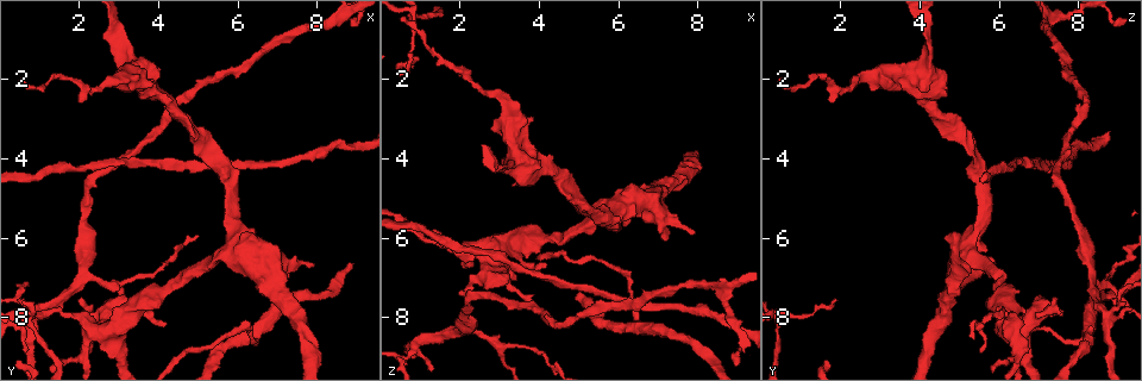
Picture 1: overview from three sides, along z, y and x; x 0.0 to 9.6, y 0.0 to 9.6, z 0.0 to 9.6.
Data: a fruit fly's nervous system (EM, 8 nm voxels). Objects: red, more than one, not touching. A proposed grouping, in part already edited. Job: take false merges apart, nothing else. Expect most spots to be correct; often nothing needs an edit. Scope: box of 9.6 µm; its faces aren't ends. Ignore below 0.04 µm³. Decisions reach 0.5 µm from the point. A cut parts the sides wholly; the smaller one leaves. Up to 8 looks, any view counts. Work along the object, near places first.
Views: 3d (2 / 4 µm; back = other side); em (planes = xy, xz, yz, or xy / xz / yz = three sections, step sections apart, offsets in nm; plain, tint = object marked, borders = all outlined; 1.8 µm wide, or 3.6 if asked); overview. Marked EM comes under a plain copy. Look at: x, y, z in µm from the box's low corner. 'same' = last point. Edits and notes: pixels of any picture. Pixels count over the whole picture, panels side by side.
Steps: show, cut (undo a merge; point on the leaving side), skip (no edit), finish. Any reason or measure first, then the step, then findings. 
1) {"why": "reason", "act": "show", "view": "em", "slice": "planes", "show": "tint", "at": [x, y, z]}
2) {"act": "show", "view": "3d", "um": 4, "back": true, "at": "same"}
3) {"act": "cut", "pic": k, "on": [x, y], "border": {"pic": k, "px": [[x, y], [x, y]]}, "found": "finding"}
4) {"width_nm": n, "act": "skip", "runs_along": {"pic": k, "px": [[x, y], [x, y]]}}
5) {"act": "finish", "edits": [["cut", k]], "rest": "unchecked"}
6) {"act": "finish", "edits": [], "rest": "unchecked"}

{"why": "sudden change in width", "act": "show", "view": "em", "slice": "xy", "step": 16, "show": "borders", "at": [2.90, 7.20, 8.75]}

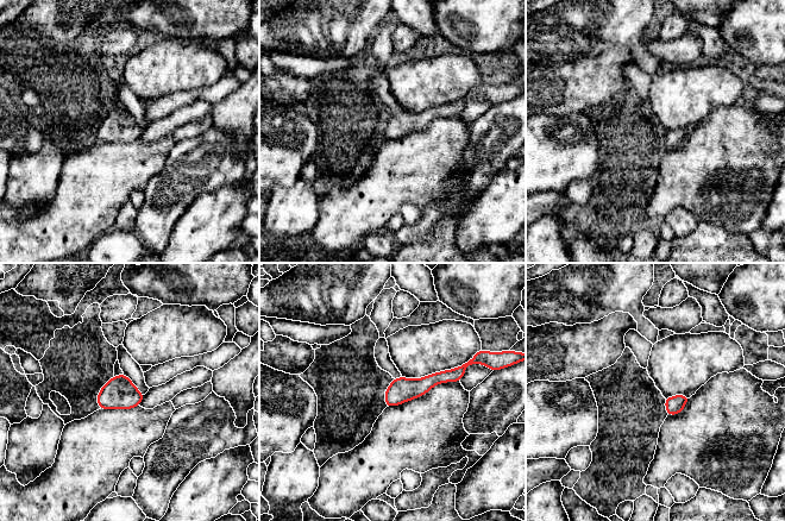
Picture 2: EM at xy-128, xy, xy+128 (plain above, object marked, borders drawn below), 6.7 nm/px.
{"width_nm": 90, "act": "skip", "runs_along": {"pic": 2, "px": [[459, 371], [402, 389], [388, 401]]}, "found": "continuous, no second cell"}

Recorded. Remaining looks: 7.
{"why": "sharp bend", "act": "show", "view": "3d", "um": 4, "back": true, "at": [2.75, 8.30, 6.30]}

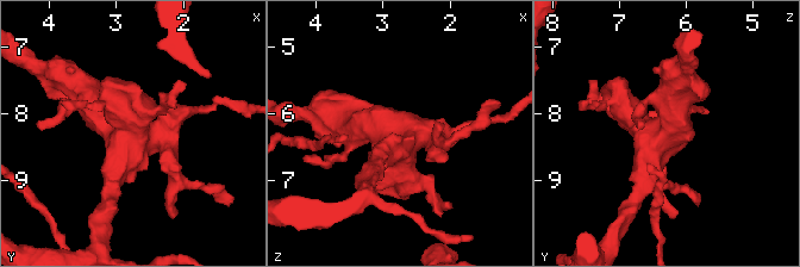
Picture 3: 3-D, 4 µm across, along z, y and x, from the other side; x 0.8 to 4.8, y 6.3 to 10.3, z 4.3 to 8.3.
{"why": "need the tissue", "act": "show", "view": "em", "slice": "planes", "show": "tint", "at": [2.80, 8.35, 6.30]}

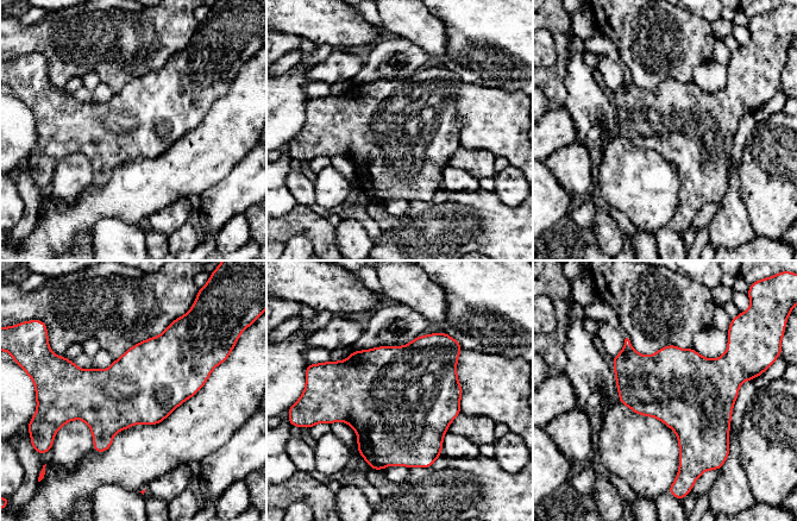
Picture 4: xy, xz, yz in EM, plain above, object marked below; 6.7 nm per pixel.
{"width_nm": 500, "act": "skip", "found": "one cell here"}

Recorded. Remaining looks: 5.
{"why": "thick turns thin", "act": "show", "view": "em", "slice": "yz", "step": 16, "show": "tint", "at": [6.45, 8.40, 8.20]}

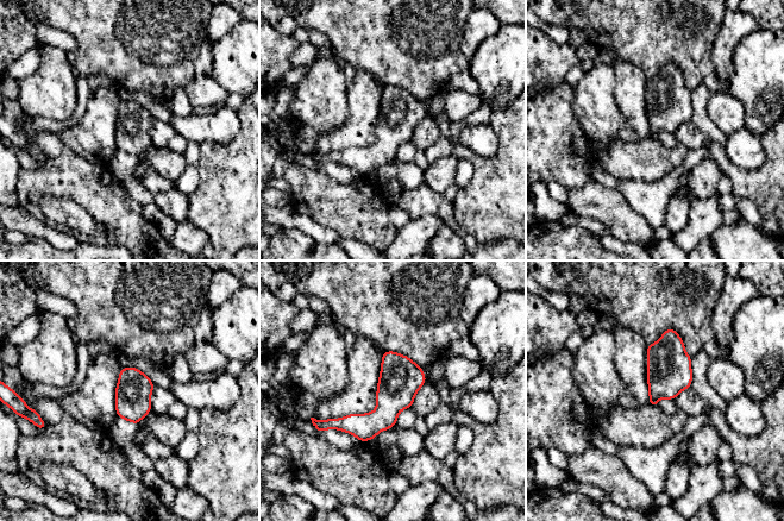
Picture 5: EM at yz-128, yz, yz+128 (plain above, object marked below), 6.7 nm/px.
{"act": "skip", "found": "continuous, no second cell"}

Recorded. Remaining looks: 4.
{"why": "narrows sharply", "act": "show", "view": "em", "slice": "xz", "step": 16, "show": "tint", "at": [4.70, 3.05, 4.55]}

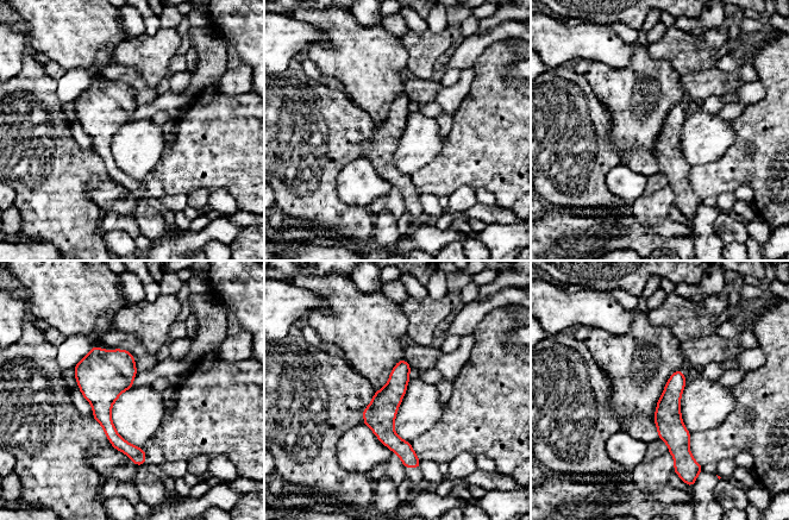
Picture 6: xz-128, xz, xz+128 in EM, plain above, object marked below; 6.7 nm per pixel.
{"why": "another direction", "act": "show", "view": "em", "slice": "planes", "show": "tint", "at": "same"}

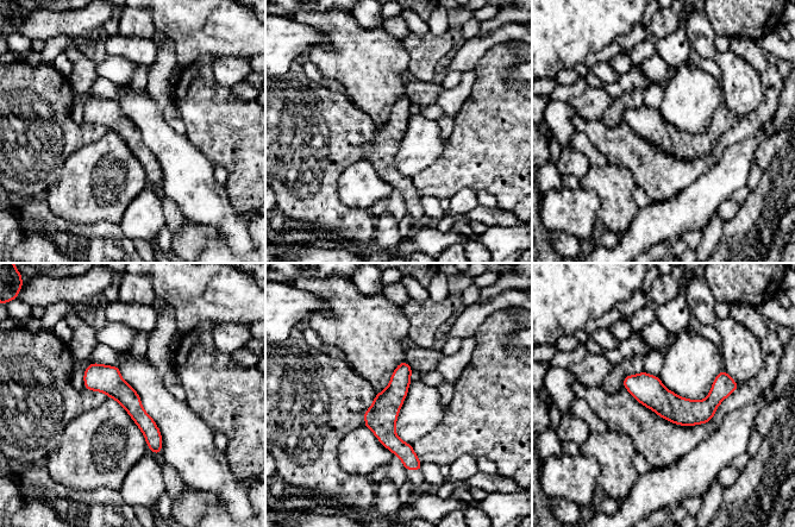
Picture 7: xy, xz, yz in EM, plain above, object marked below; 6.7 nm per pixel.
{"width_nm": 160, "act": "skip", "runs_along": {"pic": 7, "px": [[626, 381], [670, 407], [705, 407], [734, 386]]}, "found": "all the same cell"}

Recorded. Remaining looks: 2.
{"act": "finish", "edits": [], "rest": "unchecked"}

